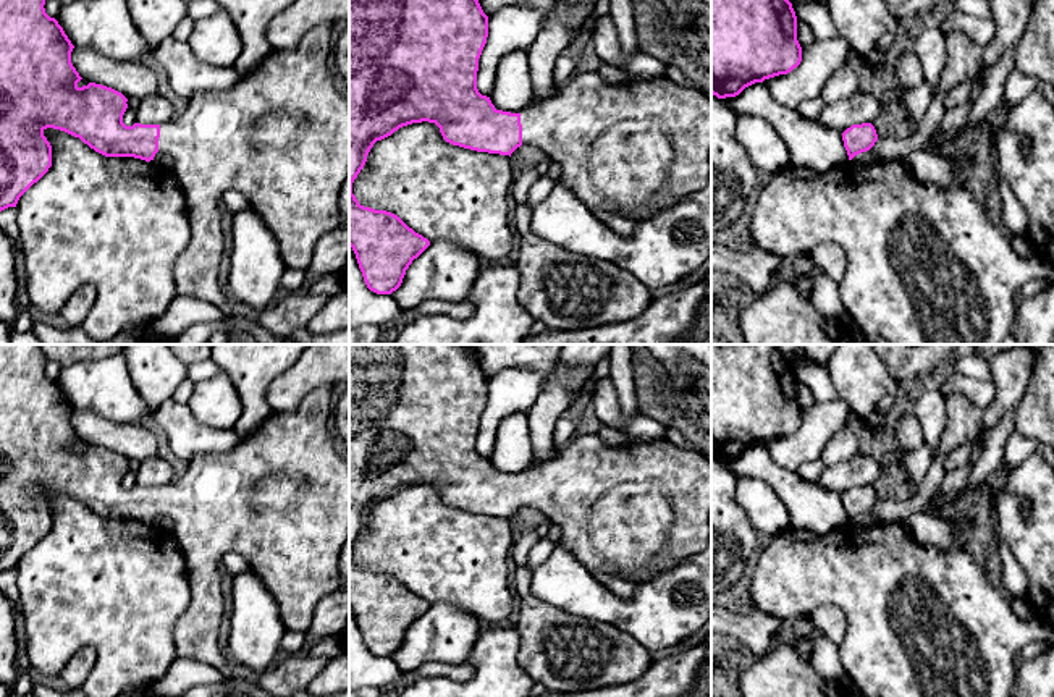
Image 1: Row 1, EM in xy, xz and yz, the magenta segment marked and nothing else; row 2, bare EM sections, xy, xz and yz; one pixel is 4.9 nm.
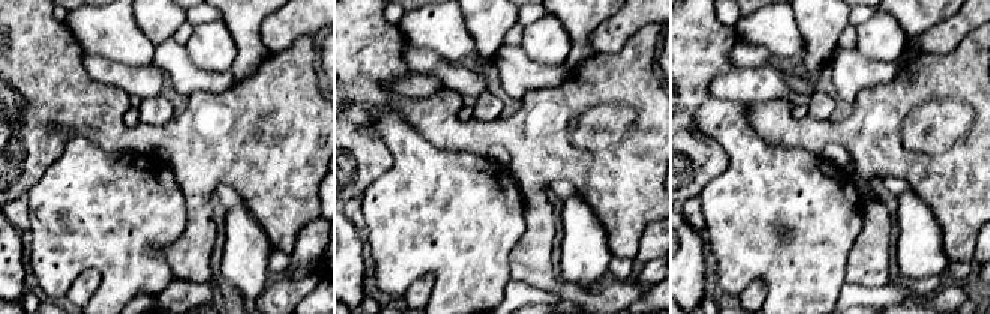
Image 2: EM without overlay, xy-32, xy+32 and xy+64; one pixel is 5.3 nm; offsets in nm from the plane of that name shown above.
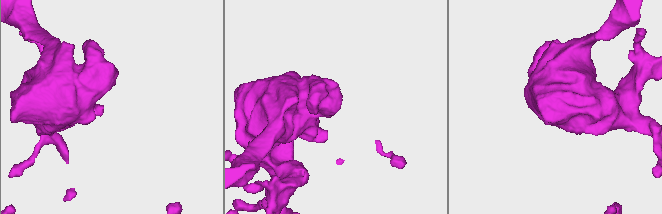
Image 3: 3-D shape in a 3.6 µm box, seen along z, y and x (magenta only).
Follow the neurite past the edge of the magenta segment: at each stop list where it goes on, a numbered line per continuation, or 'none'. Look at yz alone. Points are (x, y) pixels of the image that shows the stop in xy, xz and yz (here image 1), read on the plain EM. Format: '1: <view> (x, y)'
none

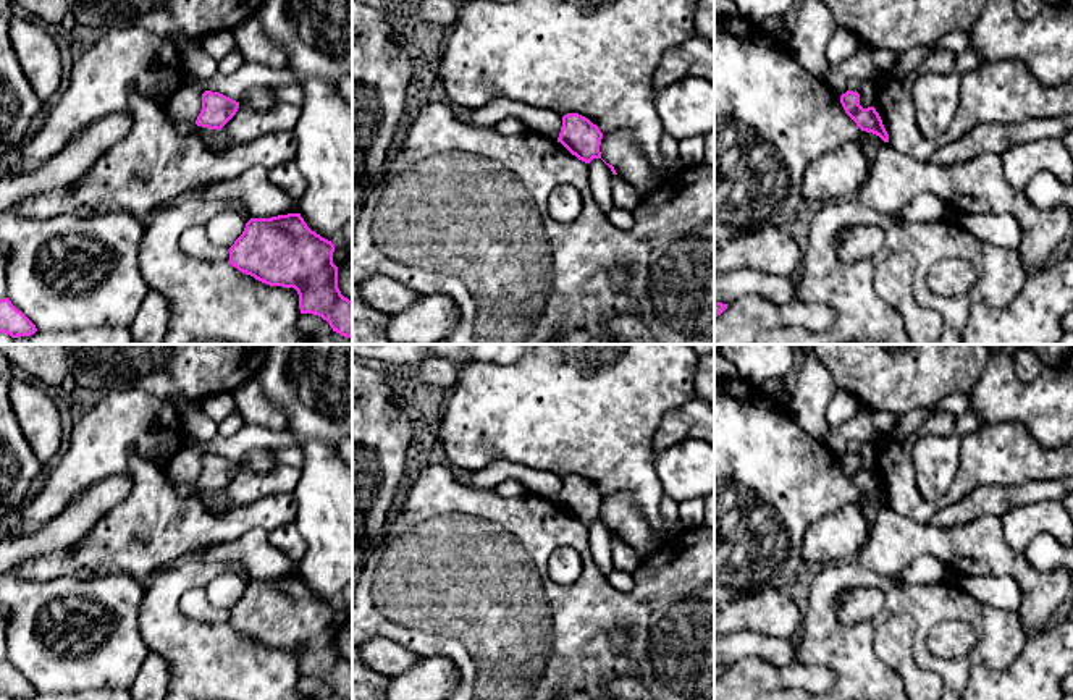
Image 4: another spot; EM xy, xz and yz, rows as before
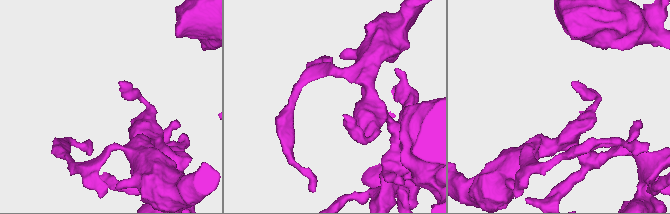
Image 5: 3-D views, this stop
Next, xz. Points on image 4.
none

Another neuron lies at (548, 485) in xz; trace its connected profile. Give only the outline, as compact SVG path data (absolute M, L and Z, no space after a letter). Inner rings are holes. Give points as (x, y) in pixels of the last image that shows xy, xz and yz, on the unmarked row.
M496 459L485 469L473 472L456 470L456 477L462 485L478 490L494 490L499 482L512 477L522 482L530 493L554 503L558 503L562 488L562 480L554 474L535 470L504 459Z

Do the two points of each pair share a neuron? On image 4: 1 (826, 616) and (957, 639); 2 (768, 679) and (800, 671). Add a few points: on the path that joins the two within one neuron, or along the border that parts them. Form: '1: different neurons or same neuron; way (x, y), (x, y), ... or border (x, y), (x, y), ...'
1: different neurons; border (967, 623), (938, 621), (929, 629)
2: same neuron; way (776, 678), (792, 678)

